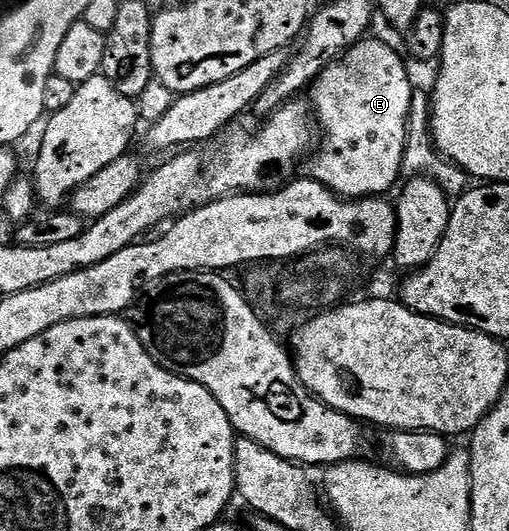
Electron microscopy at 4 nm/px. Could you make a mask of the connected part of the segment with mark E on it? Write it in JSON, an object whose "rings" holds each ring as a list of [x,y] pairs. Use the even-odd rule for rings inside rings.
{"rings":[[[371,38],[360,39],[338,59],[334,59],[309,87],[313,119],[318,130],[319,127],[323,130],[323,140],[320,143],[318,140],[317,146],[306,156],[305,175],[344,199],[386,196],[386,191],[395,182],[400,182],[403,155],[406,153],[407,131],[412,115],[411,98],[415,87],[402,57],[389,44]]]}

